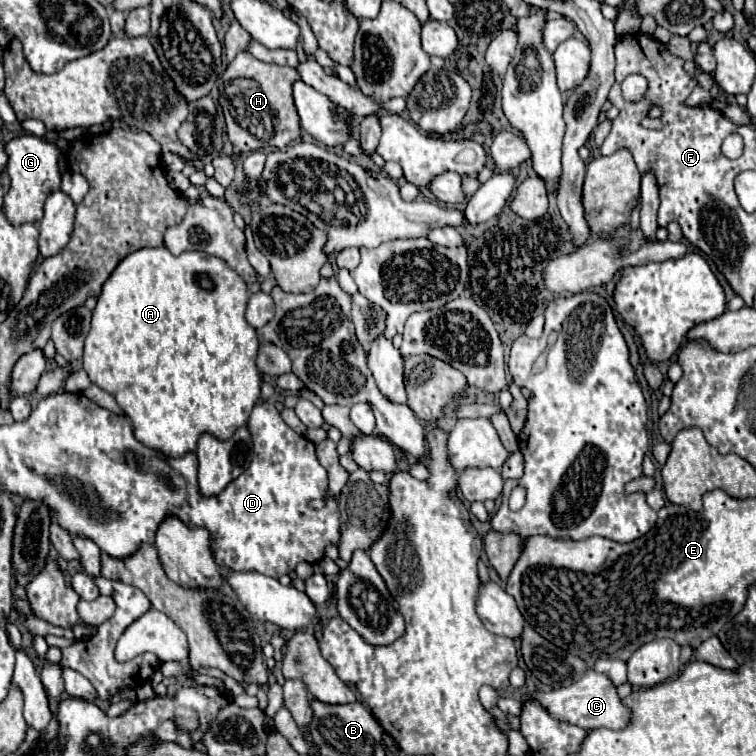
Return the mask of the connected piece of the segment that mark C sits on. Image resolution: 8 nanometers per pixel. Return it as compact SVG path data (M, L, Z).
M589 669L589 673L585 677L581 677L581 681L575 681L573 685L569 685L565 689L535 691L533 697L537 697L541 701L541 705L545 705L545 709L549 709L549 713L553 717L579 725L583 729L599 729L599 727L625 729L631 721L631 709L623 705L619 693L617 693L617 687L609 681L609 677L605 677L603 673L597 673L593 669Z

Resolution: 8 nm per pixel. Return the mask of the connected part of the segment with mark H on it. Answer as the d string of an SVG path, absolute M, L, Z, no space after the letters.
M241 51L219 77L219 105L225 115L229 141L241 151L257 151L267 147L283 149L299 137L299 115L291 97L291 83L299 73L287 65L269 65L255 59L249 51Z

